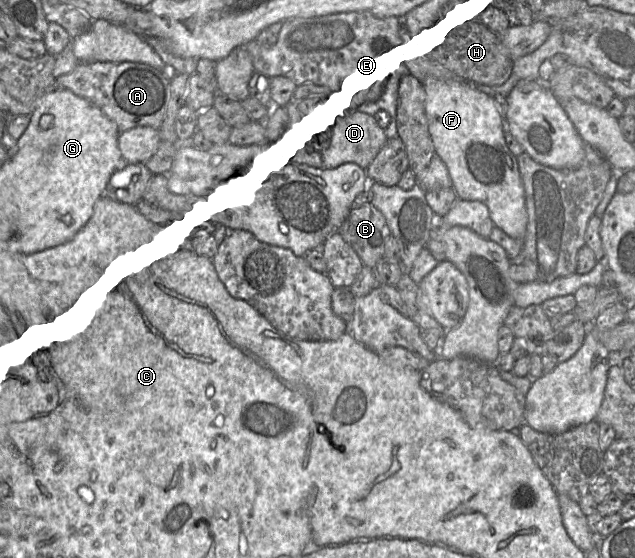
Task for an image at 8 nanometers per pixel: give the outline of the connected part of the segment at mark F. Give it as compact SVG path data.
M427 76L423 85L428 130L435 154L446 165L457 197L486 204L494 225L521 242L527 227L525 194L517 157L505 142L501 103L458 79Z

